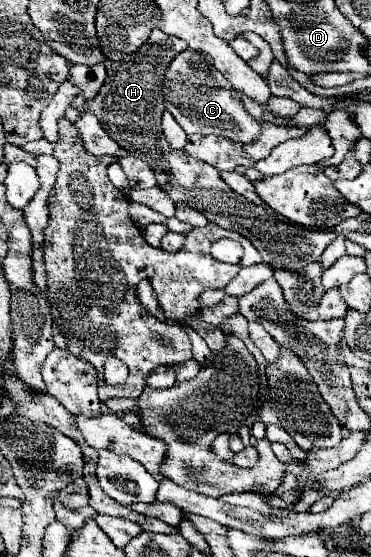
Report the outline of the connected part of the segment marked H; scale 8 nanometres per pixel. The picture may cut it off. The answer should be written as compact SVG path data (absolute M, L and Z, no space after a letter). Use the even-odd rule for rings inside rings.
M153 29L149 39L133 55L125 55L125 59L121 61L105 61L107 79L101 91L97 93L97 97L89 99L85 107L93 111L93 115L99 119L101 127L113 141L117 141L121 147L129 149L129 153L141 157L143 161L149 163L149 167L153 167L157 175L157 187L161 187L173 199L173 203L179 201L187 203L189 207L201 211L209 221L217 223L219 227L233 229L243 237L247 237L253 243L253 247L261 253L263 263L272 265L274 277L285 293L289 309L295 315L311 321L319 317L321 319L345 317L349 307L341 299L337 289L329 289L325 293L325 287L321 283L323 267L317 261L323 249L337 237L335 231L315 231L273 217L271 213L265 211L263 205L255 205L245 197L237 195L221 179L219 171L213 165L205 161L197 161L189 157L185 151L173 151L169 147L161 129L161 115L165 111L161 83L169 63L175 59L175 55L179 55L185 49L187 43L183 39L165 35L161 29ZM317 305L319 305L319 315L317 315Z

